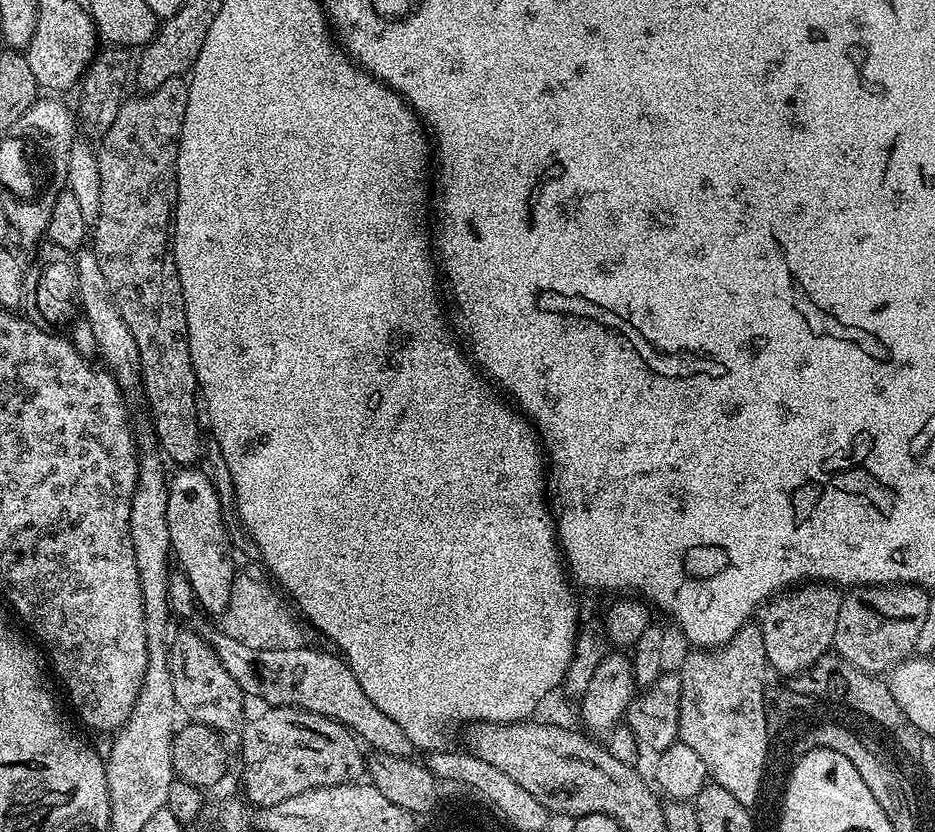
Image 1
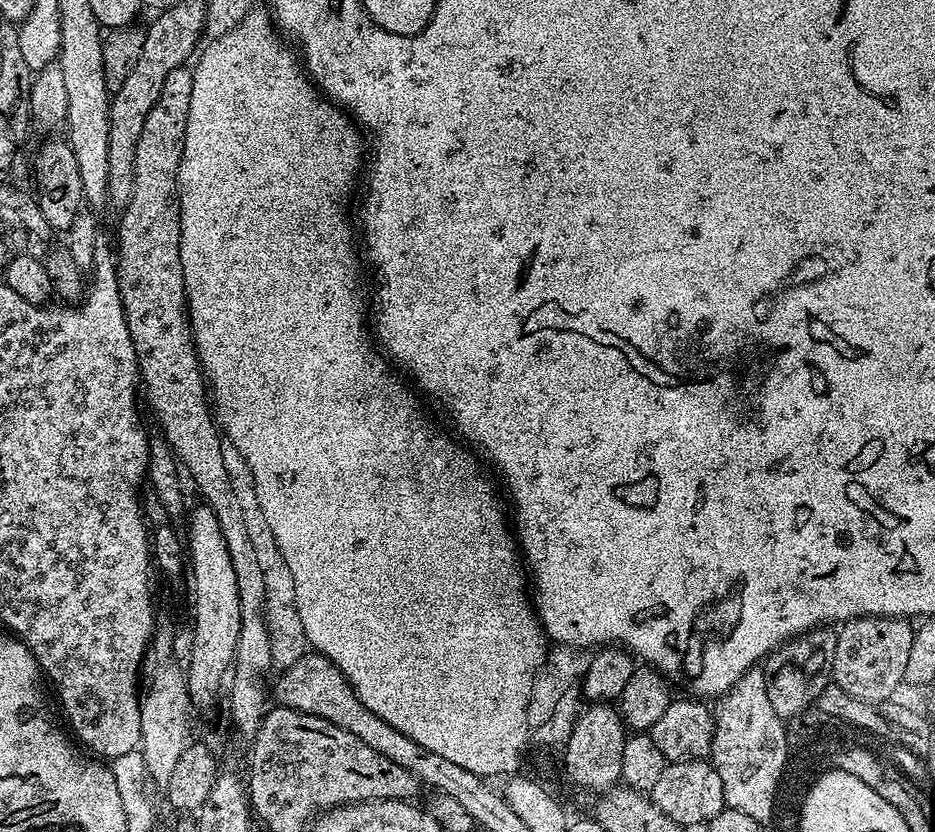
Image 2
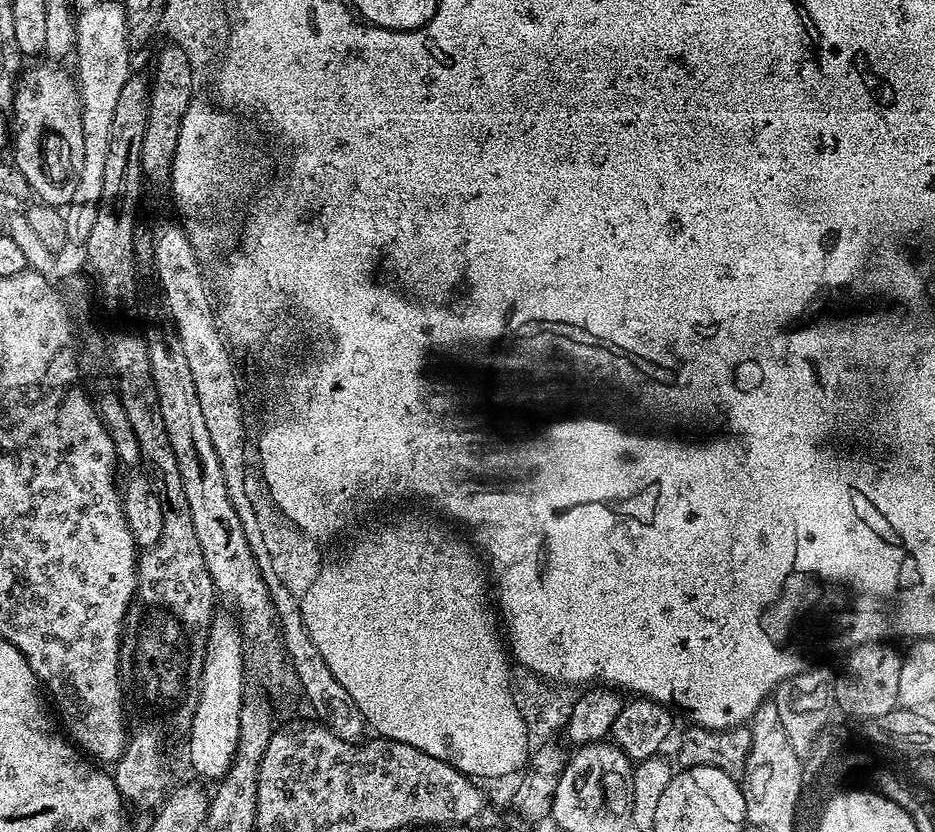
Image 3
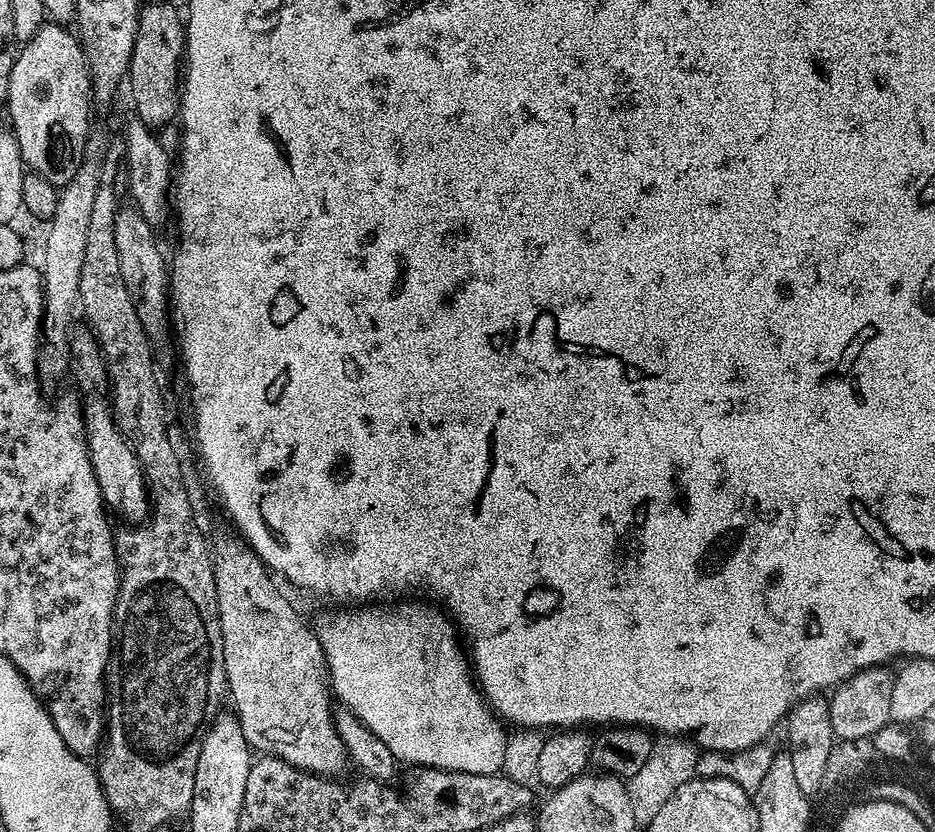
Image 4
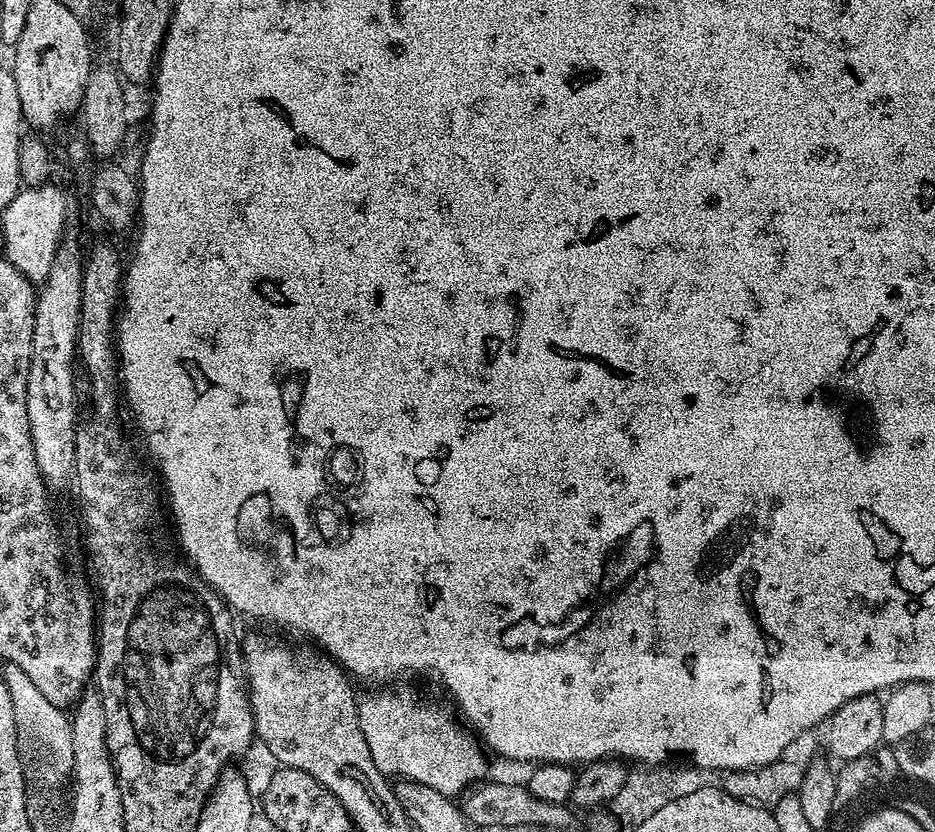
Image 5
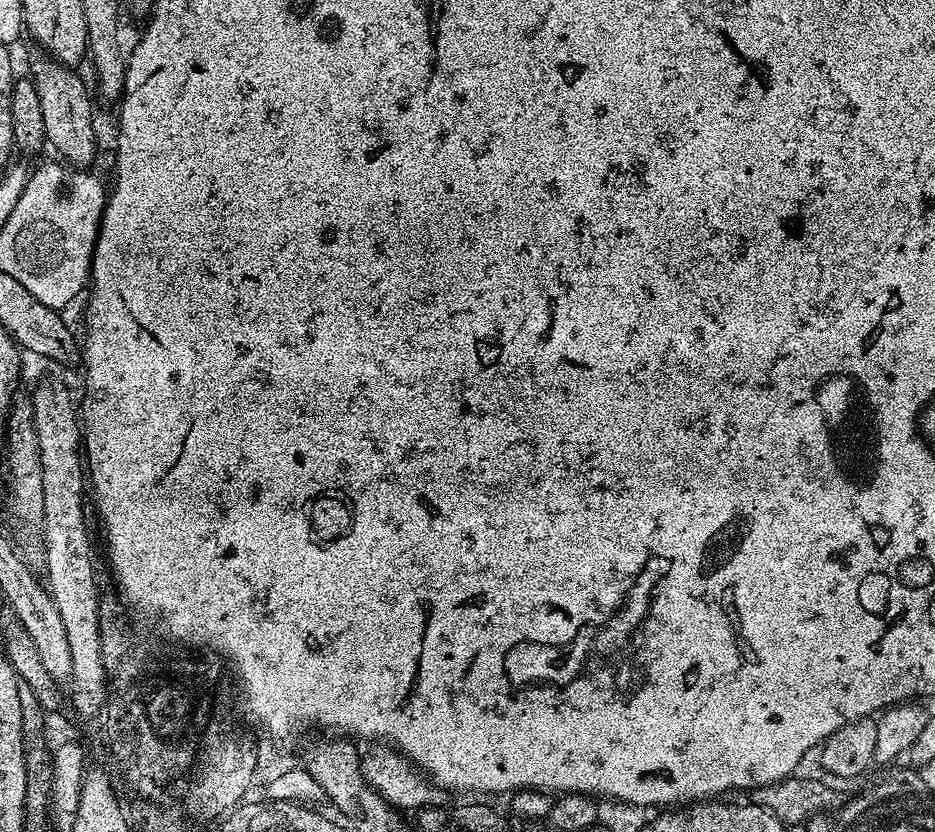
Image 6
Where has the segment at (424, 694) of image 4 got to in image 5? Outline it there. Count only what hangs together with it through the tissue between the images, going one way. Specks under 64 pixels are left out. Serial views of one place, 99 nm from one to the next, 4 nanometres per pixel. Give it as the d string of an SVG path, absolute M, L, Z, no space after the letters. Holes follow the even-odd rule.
M412 696L363 697L358 707L366 746L370 746L374 766L383 776L422 783L451 798L487 777L489 757L481 741L457 719L451 707L427 704Z

